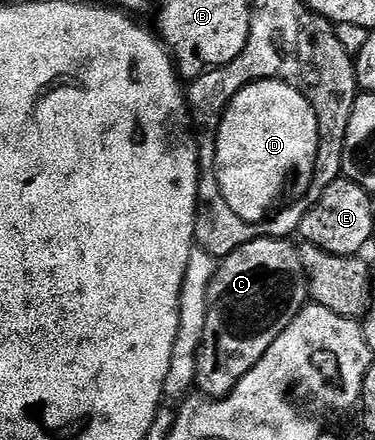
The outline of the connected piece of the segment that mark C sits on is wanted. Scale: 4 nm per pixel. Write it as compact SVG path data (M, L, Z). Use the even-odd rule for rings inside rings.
M258 238L251 242L247 242L239 250L235 250L218 263L217 273L211 282L211 286L207 290L207 298L205 299L205 311L203 313L203 321L205 320L205 325L201 328L201 345L196 345L195 348L197 353L197 379L195 381L195 388L200 395L208 396L210 398L220 398L226 396L228 392L232 392L234 386L236 386L243 378L243 374L247 374L247 370L251 370L256 366L263 358L263 354L267 354L267 350L275 342L275 338L279 338L279 334L288 326L290 320L292 320L293 317L298 316L301 309L304 308L306 304L310 303L311 284L309 288L309 280L305 277L305 275L307 275L307 269L302 253L299 251L299 248L297 252L297 248L293 243L294 241L289 238L284 240Z

